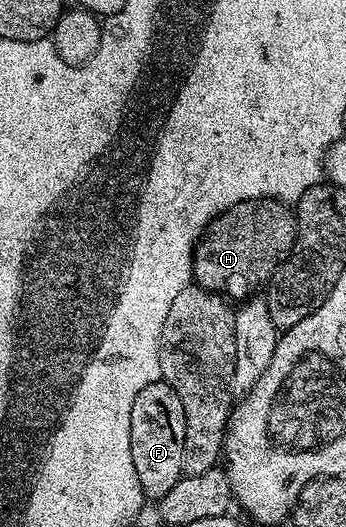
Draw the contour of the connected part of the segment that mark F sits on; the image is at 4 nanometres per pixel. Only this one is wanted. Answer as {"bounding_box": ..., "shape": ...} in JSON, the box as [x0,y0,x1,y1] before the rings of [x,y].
{"bounding_box":[130,379,186,503],"shape":[[[163,379],[150,383],[150,387],[142,387],[138,391],[138,399],[134,399],[134,407],[130,411],[130,455],[134,455],[134,471],[138,471],[138,483],[142,483],[142,491],[149,502],[159,503],[184,476],[182,463],[182,443],[186,439],[186,415],[182,411],[182,399]]]}

